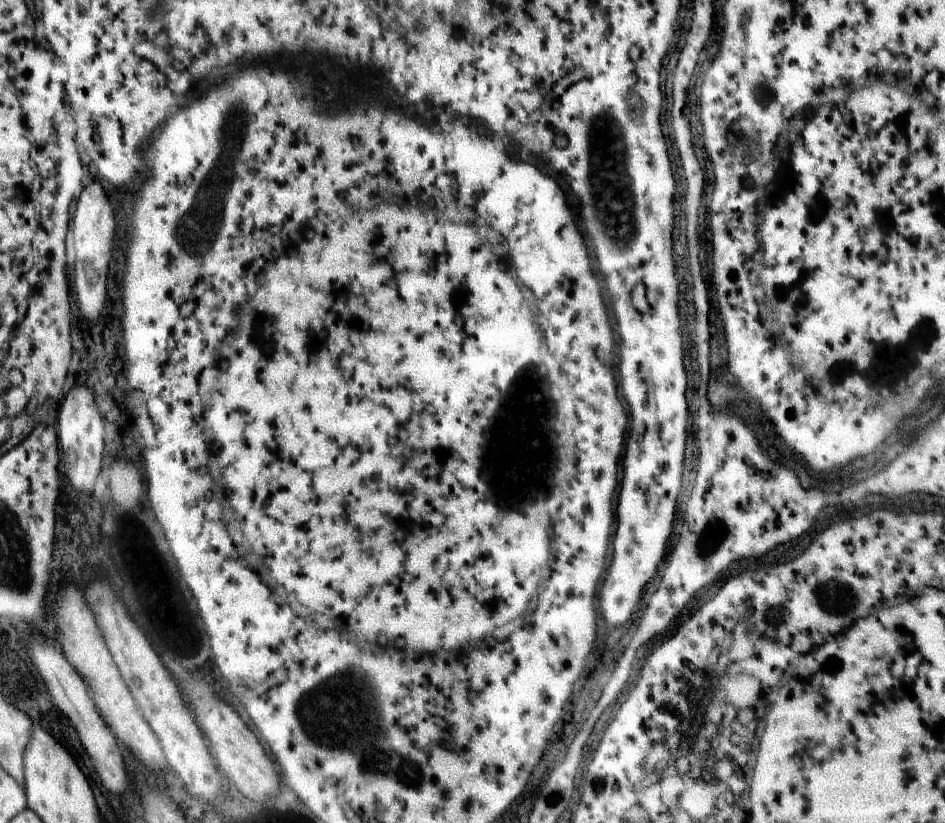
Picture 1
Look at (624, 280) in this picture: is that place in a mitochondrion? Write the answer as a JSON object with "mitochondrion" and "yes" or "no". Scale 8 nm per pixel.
{"mitochondrion":"no"}

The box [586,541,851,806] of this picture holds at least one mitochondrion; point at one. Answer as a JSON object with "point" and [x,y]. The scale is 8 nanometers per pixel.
{"point":[720,730]}

